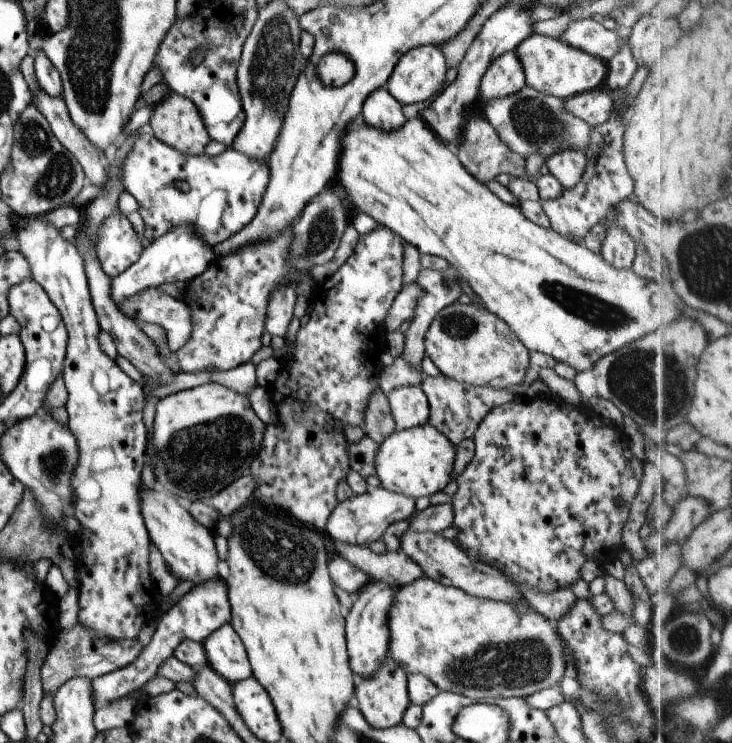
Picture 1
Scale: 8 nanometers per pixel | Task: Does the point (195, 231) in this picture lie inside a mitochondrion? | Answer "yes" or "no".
no

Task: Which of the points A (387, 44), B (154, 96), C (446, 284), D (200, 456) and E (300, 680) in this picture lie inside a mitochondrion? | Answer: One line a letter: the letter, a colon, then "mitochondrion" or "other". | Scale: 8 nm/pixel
A: other
B: other
C: mitochondrion
D: mitochondrion
E: other

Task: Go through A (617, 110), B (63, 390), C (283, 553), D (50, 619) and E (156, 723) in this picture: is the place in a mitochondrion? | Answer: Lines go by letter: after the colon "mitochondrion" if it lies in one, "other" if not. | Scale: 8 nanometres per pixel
A: other
B: other
C: mitochondrion
D: other
E: other

